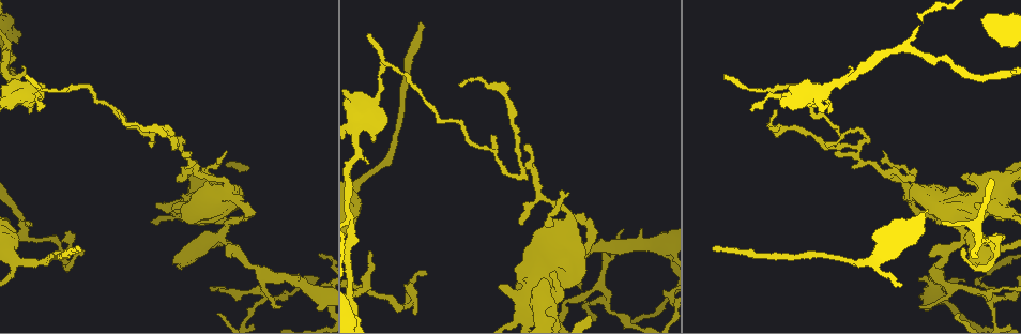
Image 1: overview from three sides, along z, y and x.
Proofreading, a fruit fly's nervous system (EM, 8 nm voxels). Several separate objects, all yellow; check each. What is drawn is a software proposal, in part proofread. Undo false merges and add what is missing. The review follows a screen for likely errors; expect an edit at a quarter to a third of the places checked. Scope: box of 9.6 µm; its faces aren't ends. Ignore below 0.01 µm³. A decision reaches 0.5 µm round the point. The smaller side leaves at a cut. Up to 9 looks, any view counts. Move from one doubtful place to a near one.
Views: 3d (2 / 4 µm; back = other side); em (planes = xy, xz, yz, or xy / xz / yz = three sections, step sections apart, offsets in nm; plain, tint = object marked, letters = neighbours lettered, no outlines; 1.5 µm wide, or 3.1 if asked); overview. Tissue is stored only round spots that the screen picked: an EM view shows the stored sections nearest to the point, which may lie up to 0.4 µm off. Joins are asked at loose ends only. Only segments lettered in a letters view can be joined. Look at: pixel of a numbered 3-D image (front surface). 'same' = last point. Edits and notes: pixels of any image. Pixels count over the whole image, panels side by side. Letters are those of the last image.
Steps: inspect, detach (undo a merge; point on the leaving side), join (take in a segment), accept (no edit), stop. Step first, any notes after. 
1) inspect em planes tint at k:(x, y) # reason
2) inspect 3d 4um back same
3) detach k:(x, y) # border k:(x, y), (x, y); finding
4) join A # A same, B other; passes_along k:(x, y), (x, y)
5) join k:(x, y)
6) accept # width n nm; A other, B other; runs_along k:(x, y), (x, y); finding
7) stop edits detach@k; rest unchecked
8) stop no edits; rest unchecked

inspect em planes tint at 1:(1005, 236) # thin end

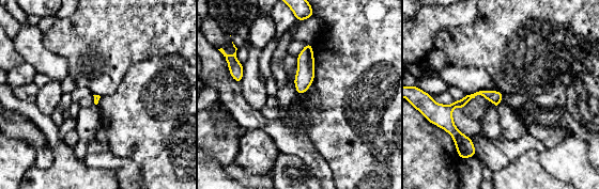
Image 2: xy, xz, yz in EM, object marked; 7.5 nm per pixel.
inspect em planes letters same

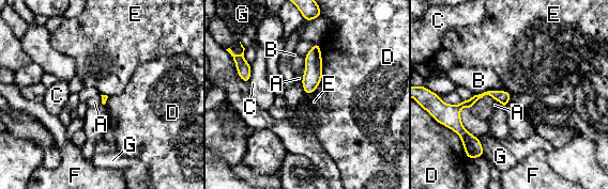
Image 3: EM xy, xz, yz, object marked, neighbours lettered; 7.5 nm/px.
accept # A other, B other, C other, D other, E other, F other, G other; none of them fits

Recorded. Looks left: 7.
inspect 3d 4um at 1:(172, 264) # stops while still wide

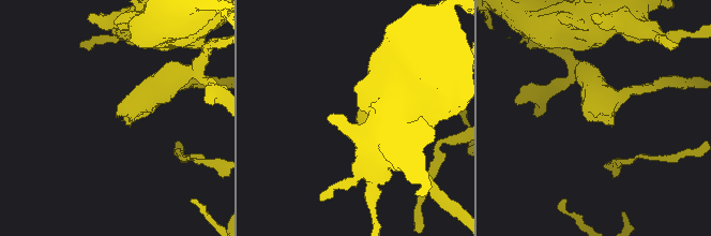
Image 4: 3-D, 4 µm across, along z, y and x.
inspect em planes letters at 4:(595, 115)

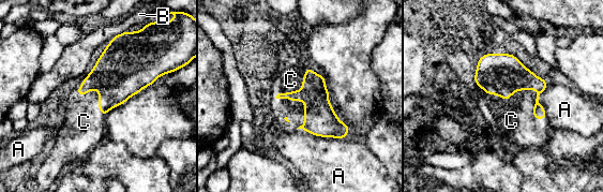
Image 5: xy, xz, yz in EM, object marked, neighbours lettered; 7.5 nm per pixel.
join C # A other, B other, C same; the neuron continues

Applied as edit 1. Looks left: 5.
inspect overview # see it whole again

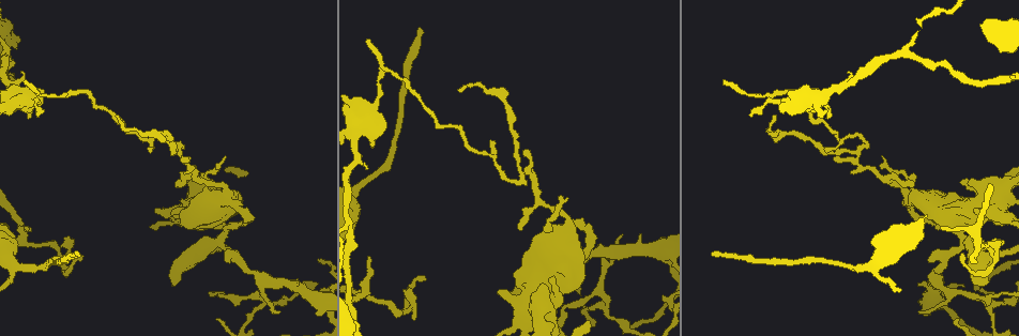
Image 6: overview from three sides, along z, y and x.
inspect em yz step 4 letters at 6:(523, 175) # branch point

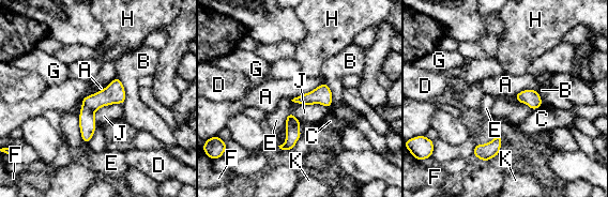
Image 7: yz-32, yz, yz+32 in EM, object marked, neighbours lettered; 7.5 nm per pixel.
accept # longest_contact J 400 nm; A other, B other, C other, D other, E other, F other, G other, H other, J other, K other; all the same neuron

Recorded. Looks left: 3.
inspect em planes tint at 6:(848, 73) # free end

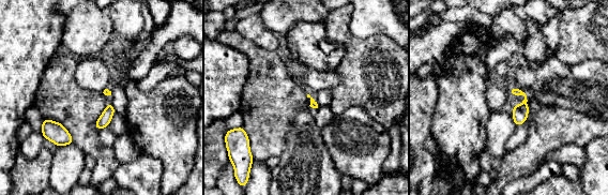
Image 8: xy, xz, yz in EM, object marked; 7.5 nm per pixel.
inspect em planes letters same

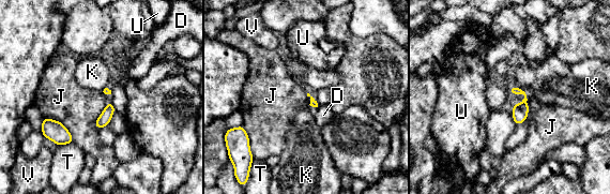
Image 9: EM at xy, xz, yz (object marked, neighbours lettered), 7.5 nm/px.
accept # D other, J other, K other, T other, U other, V other; border 9:(43, 117), (60, 121), (74, 142); none of them fits

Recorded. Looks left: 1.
stop edits join@5; rest unchecked

